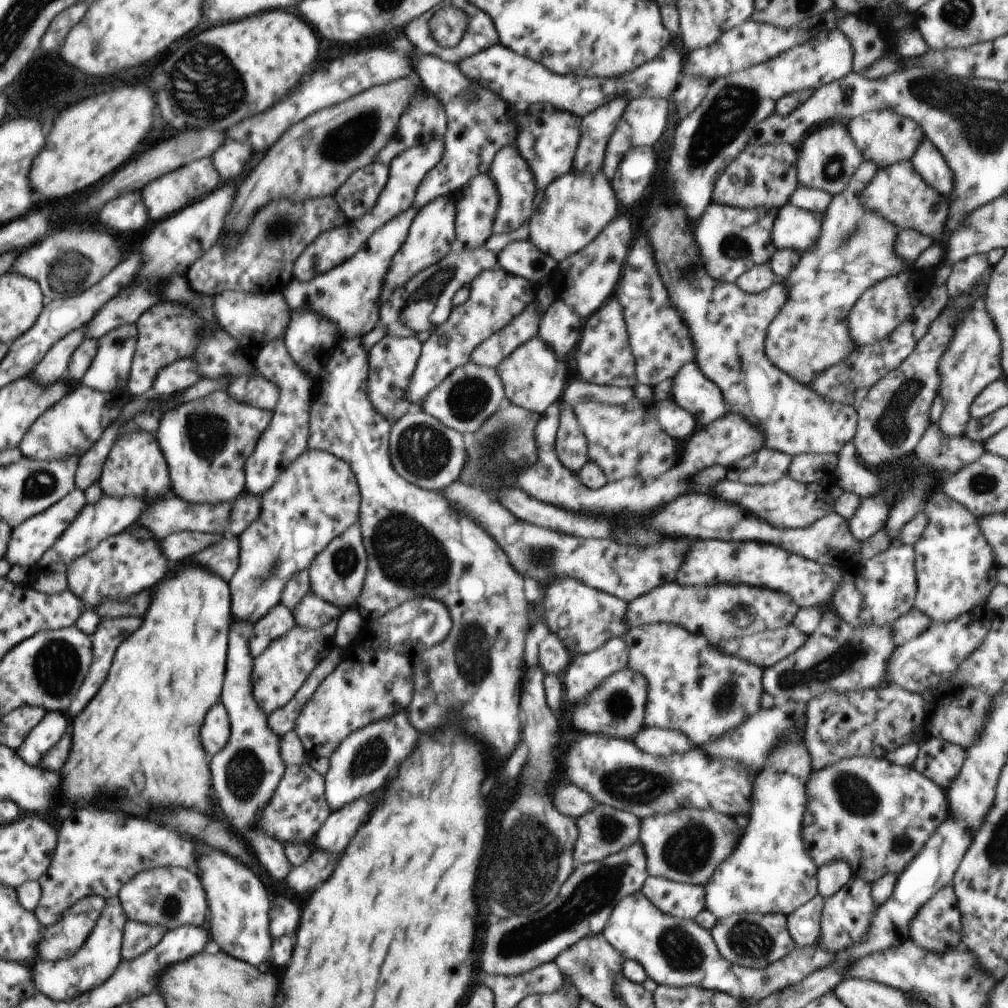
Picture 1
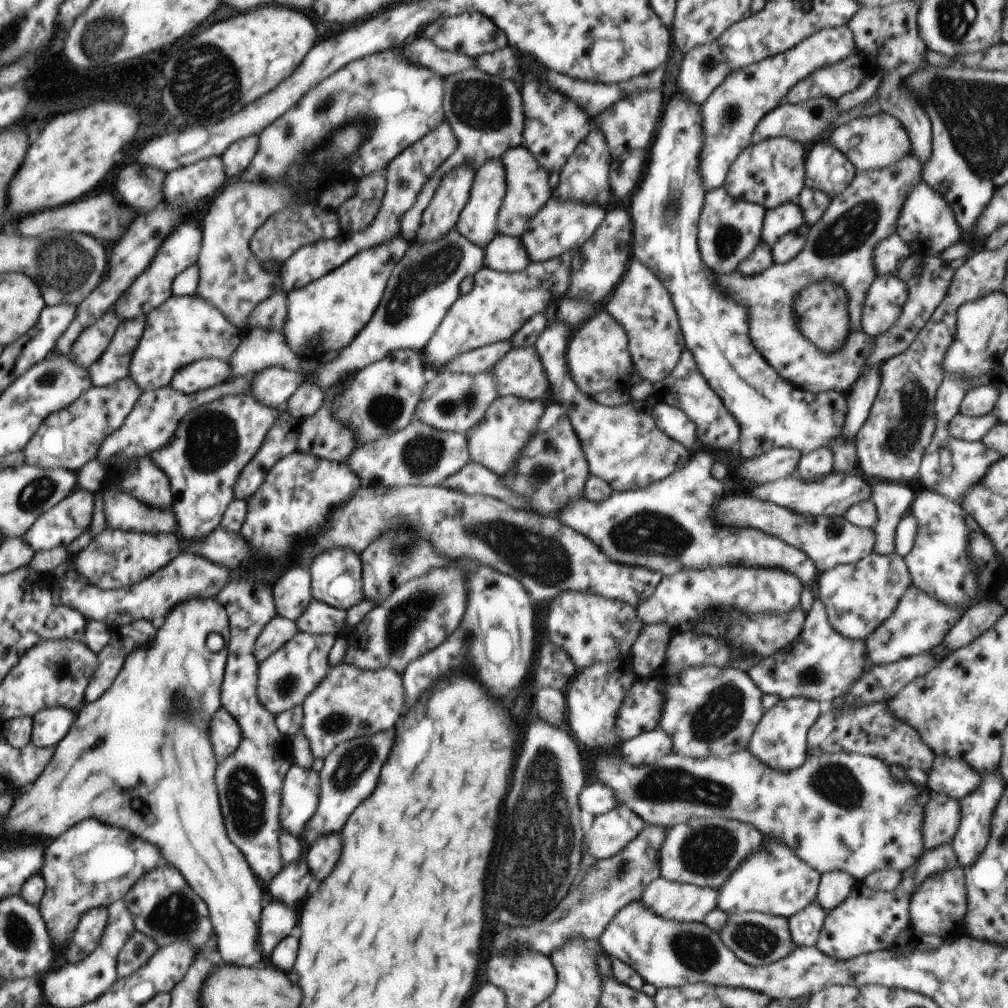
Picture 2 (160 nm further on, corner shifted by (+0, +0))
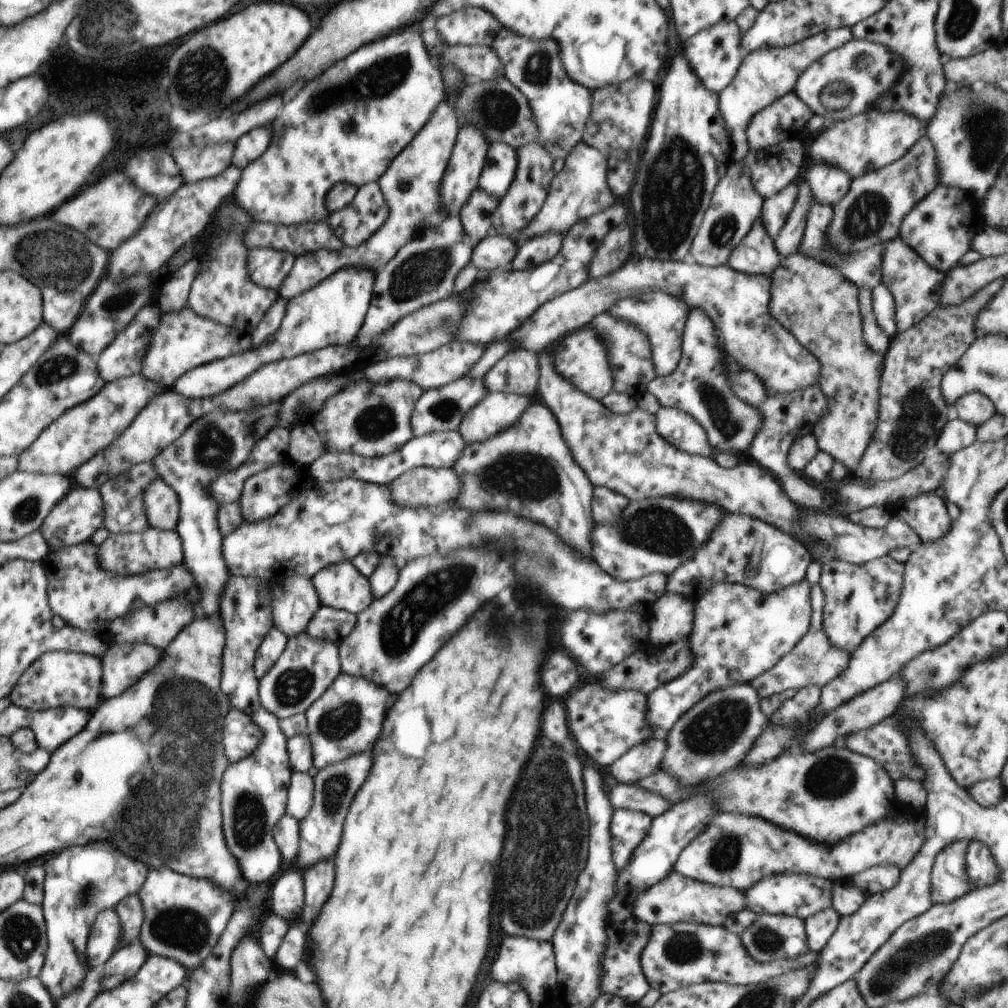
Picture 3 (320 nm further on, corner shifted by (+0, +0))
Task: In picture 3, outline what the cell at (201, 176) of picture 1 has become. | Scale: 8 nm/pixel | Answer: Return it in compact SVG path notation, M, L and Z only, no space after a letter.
M232 142L176 149L172 152L175 163L180 168L186 182L196 182L222 174L230 166L230 156L235 151Z

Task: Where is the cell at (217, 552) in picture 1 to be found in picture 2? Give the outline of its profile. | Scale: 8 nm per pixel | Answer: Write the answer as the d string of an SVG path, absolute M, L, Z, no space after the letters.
M180 554L166 566L159 568L148 578L135 585L120 587L119 589L102 590L99 586L91 585L88 580L74 566L74 560L68 559L65 575L59 580L59 594L61 604L80 611L84 618L100 620L110 629L114 626L126 626L136 620L148 620L156 628L164 624L164 616L170 612L172 606L186 602L188 598L214 599L216 594L228 584L230 572L226 567L216 566L216 563L204 559L196 554Z

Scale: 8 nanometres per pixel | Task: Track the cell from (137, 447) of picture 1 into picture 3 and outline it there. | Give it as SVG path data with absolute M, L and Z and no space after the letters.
M160 477L151 482L142 493L150 527L158 530L176 530L179 521L179 496Z

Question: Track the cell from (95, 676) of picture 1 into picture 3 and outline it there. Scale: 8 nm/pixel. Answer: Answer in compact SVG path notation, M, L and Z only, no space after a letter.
M118 641L108 646L101 660L101 696L114 698L120 696L128 686L136 684L148 670L152 670L163 652L146 643L122 643Z

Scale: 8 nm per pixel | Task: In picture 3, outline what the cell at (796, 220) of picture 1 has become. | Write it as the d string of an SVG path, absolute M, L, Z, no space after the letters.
M794 182L774 196L764 199L761 216L767 233L774 239L786 224L788 215L798 196L798 185Z

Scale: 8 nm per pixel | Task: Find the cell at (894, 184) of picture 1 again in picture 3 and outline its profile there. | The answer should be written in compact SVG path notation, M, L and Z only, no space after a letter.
M939 184L904 217L899 236L932 268L947 273L971 250L974 237L984 228L976 208L964 189Z

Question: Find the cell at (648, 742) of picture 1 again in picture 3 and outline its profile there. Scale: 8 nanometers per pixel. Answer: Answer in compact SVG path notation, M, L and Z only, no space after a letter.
M663 735L654 736L646 742L628 749L616 762L613 762L606 772L616 778L616 783L634 785L643 778L661 769L661 762L666 750Z

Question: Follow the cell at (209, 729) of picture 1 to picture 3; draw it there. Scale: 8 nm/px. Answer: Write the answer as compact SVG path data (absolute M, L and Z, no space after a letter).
M231 707L223 726L223 747L230 763L251 755L263 737L262 729L243 710Z

